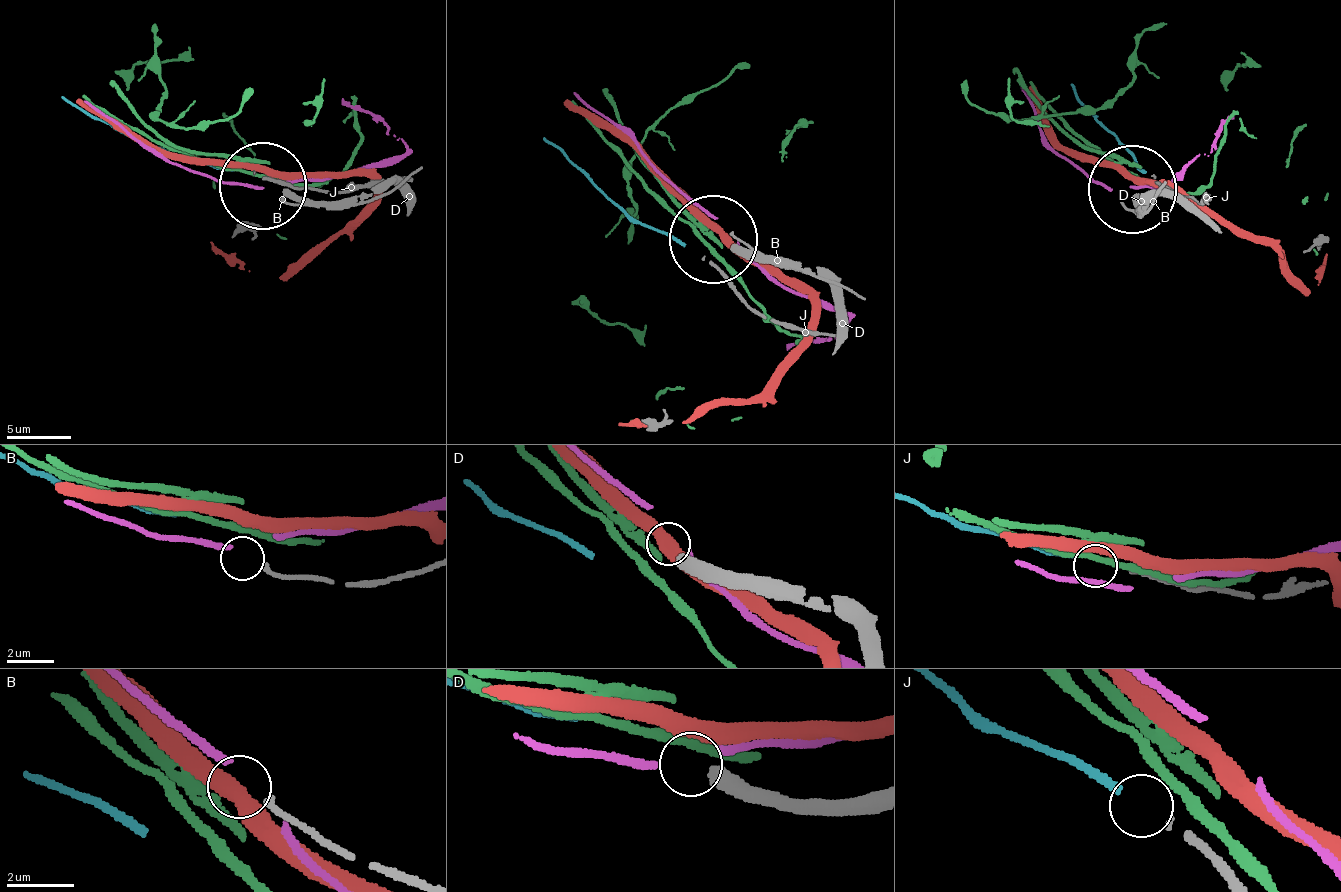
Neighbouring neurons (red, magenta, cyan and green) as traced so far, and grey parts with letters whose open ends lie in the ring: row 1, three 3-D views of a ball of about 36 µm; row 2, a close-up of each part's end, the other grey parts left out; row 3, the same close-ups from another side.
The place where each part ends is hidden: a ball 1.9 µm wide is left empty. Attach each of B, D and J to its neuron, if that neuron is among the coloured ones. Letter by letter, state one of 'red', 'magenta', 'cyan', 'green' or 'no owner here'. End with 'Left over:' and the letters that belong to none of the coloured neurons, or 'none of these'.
B: no owner here
D: no owner here
J: cyan
Left over: B, D

